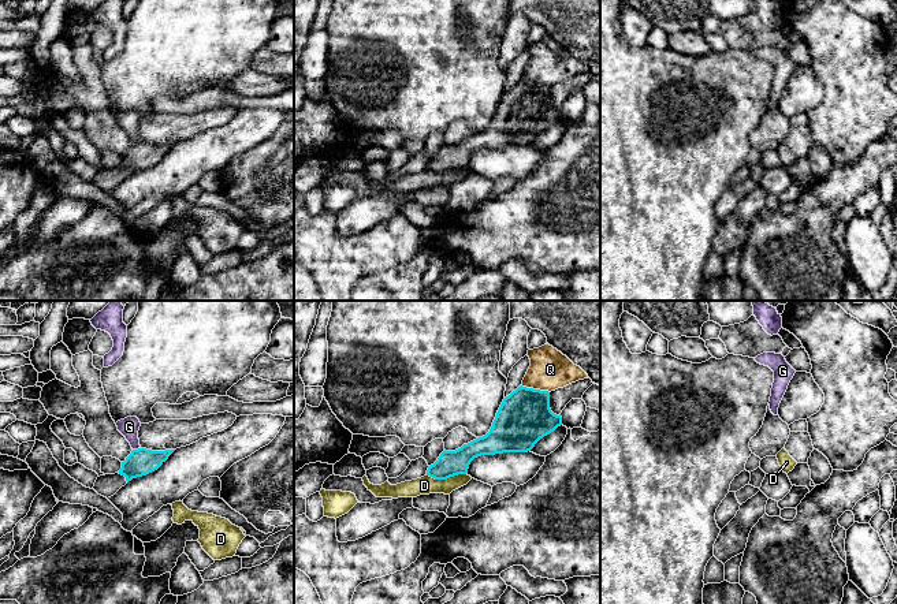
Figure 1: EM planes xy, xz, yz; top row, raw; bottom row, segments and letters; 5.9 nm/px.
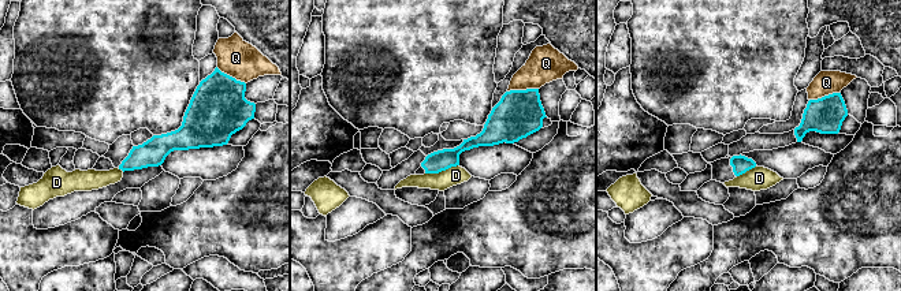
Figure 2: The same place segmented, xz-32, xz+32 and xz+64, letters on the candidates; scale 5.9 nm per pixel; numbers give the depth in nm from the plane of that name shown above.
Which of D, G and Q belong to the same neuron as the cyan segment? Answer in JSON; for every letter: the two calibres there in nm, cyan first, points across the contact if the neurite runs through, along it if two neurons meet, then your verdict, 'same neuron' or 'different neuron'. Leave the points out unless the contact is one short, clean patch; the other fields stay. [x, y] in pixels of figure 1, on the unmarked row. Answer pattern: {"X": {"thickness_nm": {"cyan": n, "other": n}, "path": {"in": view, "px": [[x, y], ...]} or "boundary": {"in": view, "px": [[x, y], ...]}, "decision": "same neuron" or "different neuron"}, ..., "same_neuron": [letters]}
{"D": {"thickness_nm": {"cyan": 150, "other": 110}, "boundary": {"in": "xz", "px": [[465, 167], [446, 172], [427, 170]]}, "decision": "different neuron"}, "G": {"thickness_nm": {"cyan": 160, "other": 120}, "boundary": {"in": "xy", "px": [[140, 141], [133, 144]]}, "decision": "different neuron"}, "Q": {"thickness_nm": {"cyan": 320, "other": 240}, "decision": "different neuron"}, "same_neuron": []}

